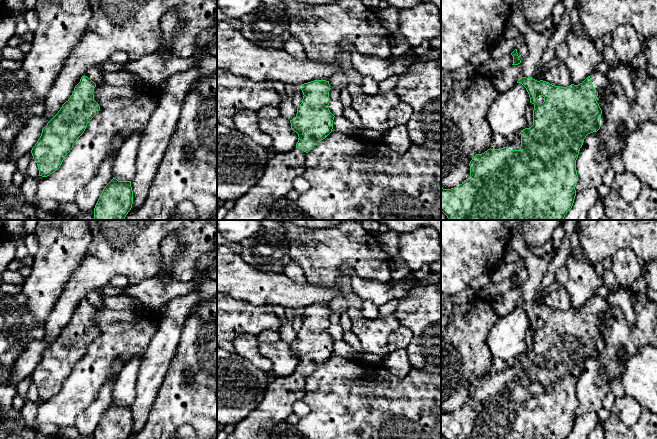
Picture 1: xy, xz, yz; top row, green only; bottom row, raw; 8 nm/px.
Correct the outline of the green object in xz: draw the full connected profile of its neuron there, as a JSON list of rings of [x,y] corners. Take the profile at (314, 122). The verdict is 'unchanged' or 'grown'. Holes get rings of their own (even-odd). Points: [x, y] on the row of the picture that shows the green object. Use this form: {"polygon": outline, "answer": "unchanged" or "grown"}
{"polygon": [[[314,80],[299,86],[303,92],[303,99],[297,108],[296,116],[290,120],[291,129],[298,134],[296,147],[288,153],[278,152],[268,160],[265,172],[260,181],[235,201],[223,220],[266,220],[271,207],[293,189],[292,182],[302,176],[306,167],[306,154],[325,139],[333,129],[334,115],[330,112],[329,81]]], "answer": "grown"}

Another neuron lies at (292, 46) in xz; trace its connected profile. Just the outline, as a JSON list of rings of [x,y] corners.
[[[291,35],[284,41],[283,50],[298,60],[306,60],[308,58],[302,44]]]

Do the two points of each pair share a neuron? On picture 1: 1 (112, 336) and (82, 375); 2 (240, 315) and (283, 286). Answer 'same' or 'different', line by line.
1: same
2: different

